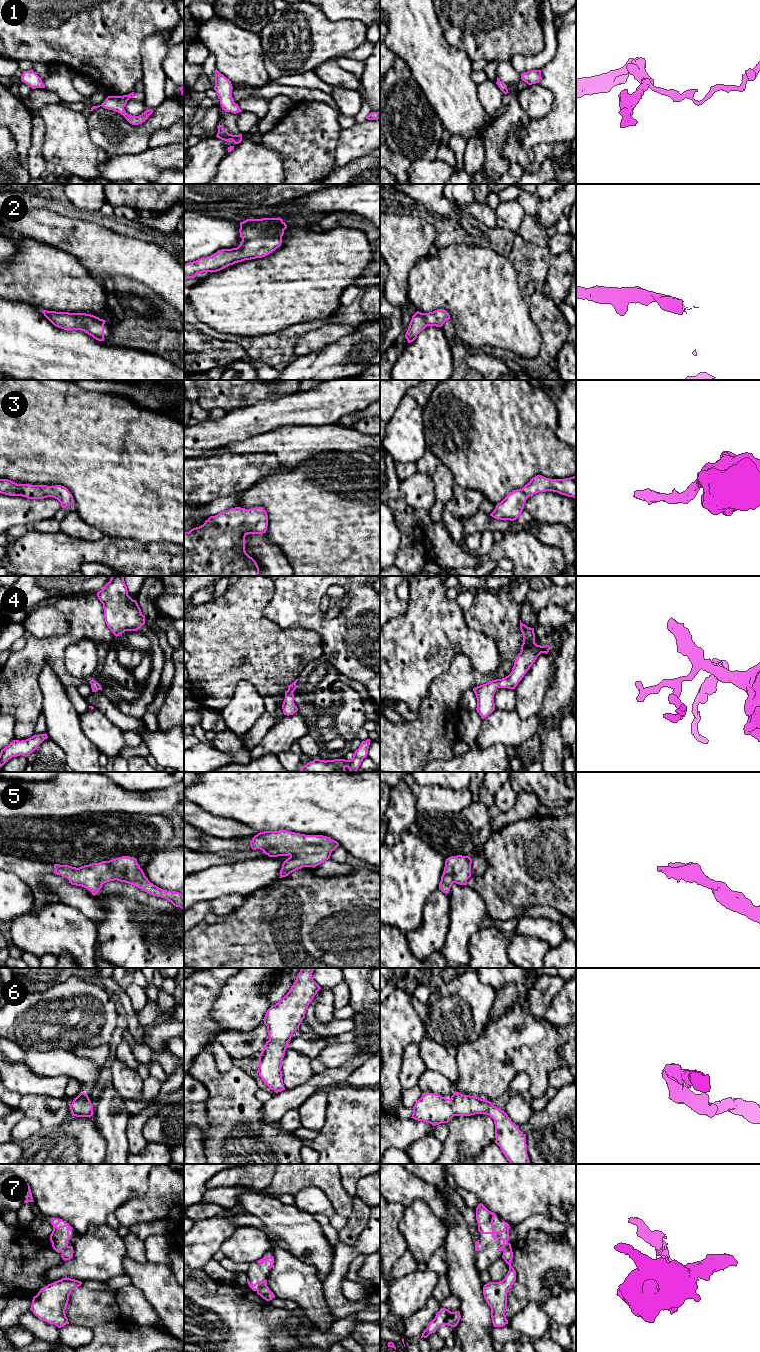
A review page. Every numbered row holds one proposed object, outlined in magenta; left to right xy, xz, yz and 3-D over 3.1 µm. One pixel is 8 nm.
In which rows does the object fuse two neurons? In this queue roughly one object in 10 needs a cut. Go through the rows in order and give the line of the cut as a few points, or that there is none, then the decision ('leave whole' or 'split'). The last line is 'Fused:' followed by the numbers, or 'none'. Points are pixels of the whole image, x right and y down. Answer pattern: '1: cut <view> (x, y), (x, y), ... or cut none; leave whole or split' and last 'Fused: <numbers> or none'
1: cut none; leave whole
2: cut none; leave whole
3: cut none; leave whole
4: cut none; leave whole
5: cut none; leave whole
6: cut none; leave whole
7: cut xz (266, 1285), (256, 1290); split
Fused: 7

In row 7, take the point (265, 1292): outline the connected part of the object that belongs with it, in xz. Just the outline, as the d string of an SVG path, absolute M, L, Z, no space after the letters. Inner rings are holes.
M264 1286L263 1288L257 1290L257 1294L260 1295L266 1301L270 1301L275 1298L274 1293L269 1289L268 1286Z

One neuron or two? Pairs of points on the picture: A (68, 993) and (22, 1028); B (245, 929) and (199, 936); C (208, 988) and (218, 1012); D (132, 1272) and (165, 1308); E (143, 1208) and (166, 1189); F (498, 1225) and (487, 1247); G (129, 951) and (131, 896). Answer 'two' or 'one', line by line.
A: one
B: one
C: two
D: one
E: one
F: one
G: one

